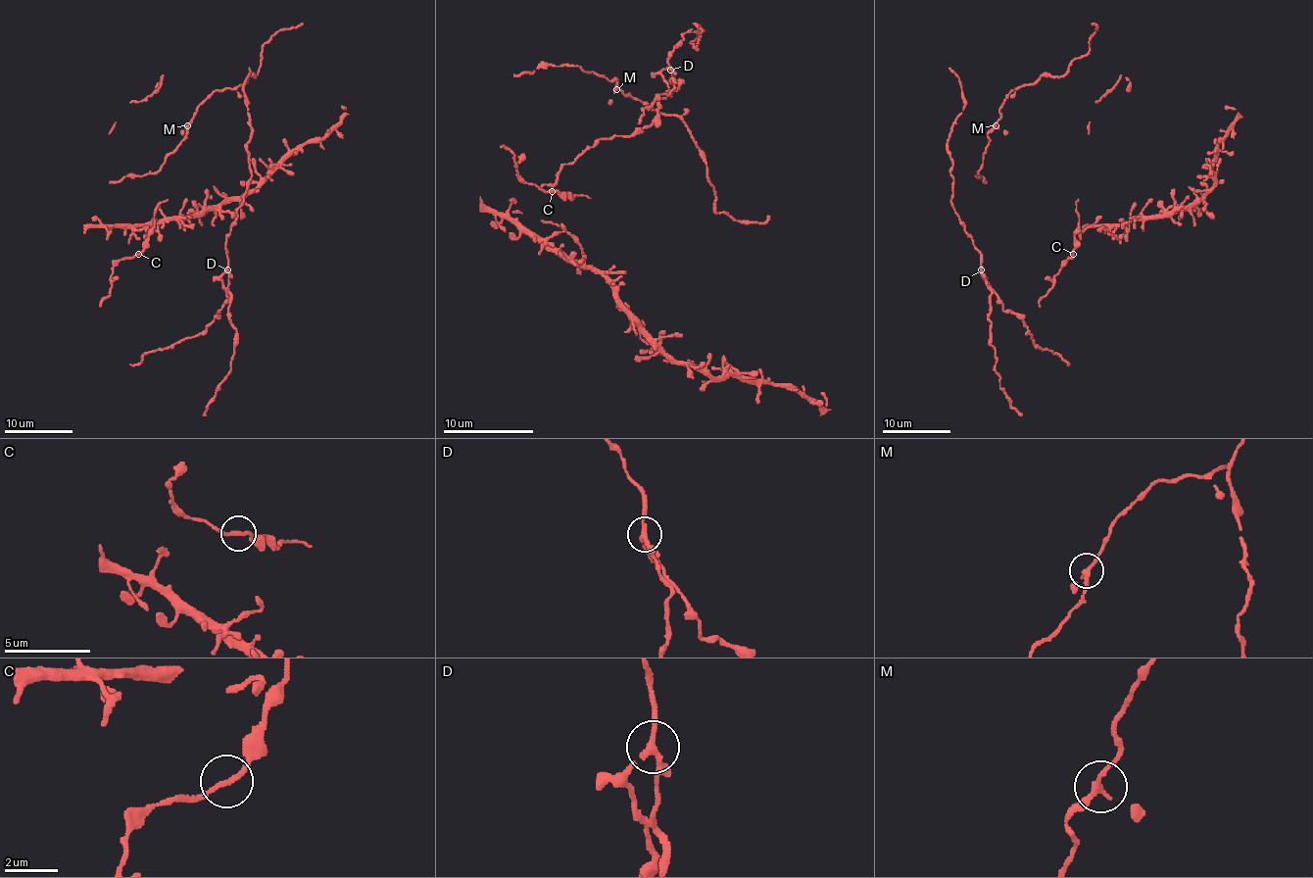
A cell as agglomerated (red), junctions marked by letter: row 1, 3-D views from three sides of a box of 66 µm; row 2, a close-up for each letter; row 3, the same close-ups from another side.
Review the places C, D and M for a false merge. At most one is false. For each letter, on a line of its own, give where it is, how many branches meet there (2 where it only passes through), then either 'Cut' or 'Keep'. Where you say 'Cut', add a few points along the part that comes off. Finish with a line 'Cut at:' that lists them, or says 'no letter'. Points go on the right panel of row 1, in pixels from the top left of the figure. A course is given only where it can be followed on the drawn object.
C: Place: (1073, 254). Branches: 2. Keep
D: Place: (981, 269). Branches: 4. Cut. Course of the part to remove: (981, 270), (991, 292), (989, 316), (995, 370), (999, 377), (999, 387), (1021, 414)
M: Place: (996, 125). Branches: 3. Keep
Cut at: D

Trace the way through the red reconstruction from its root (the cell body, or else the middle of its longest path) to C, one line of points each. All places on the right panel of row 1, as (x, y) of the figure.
C: (1042, 297), (1052, 287), (1053, 277), (1072, 253)

